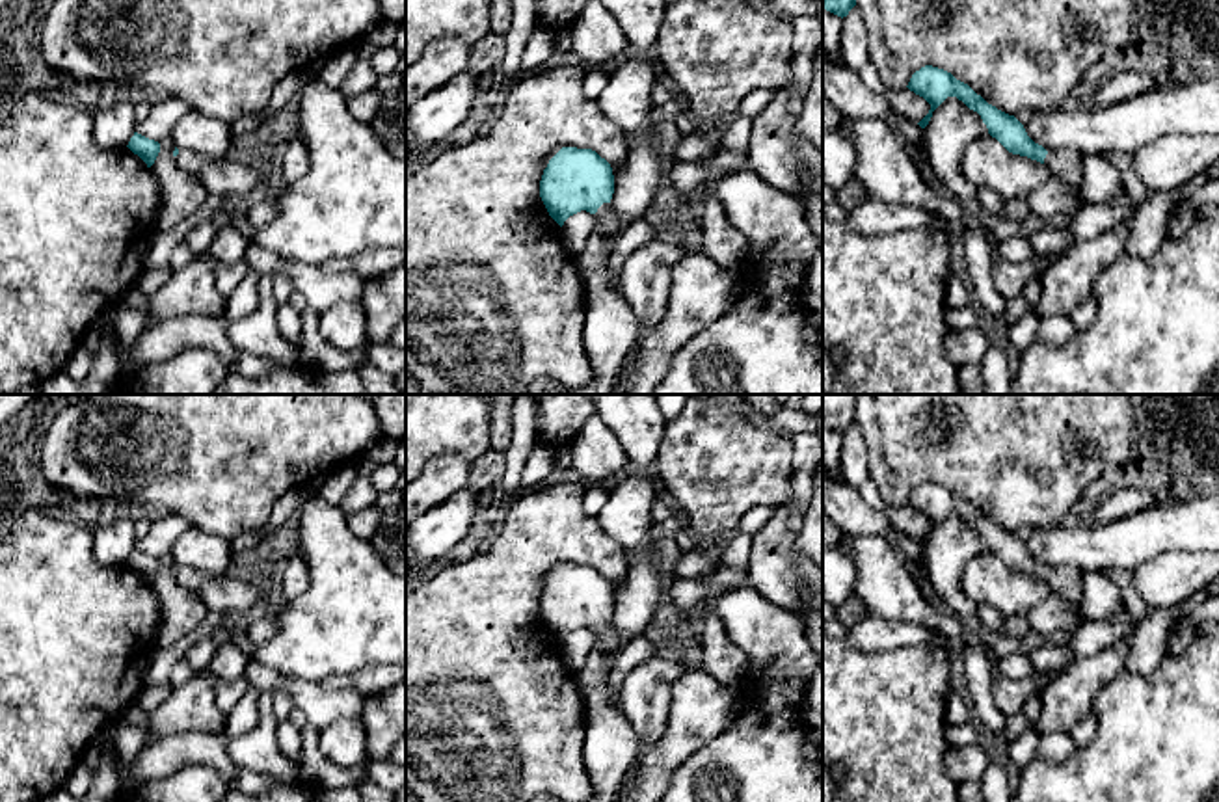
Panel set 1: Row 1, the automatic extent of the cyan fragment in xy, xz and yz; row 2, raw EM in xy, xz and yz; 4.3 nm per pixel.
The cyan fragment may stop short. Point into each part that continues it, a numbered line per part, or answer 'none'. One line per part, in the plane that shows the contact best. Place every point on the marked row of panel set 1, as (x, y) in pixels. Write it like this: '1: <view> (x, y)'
1: xz (603, 220)

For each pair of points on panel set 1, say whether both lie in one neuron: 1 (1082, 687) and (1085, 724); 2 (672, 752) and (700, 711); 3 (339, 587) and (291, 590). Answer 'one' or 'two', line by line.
1: two
2: one
3: two

